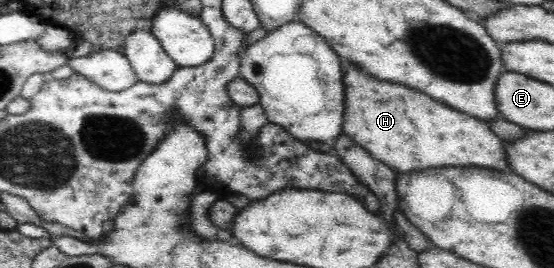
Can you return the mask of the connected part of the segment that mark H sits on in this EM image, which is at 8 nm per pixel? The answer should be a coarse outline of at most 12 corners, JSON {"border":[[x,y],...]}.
{"border":[[343,64],[342,132],[399,174],[509,168],[485,121]]}

